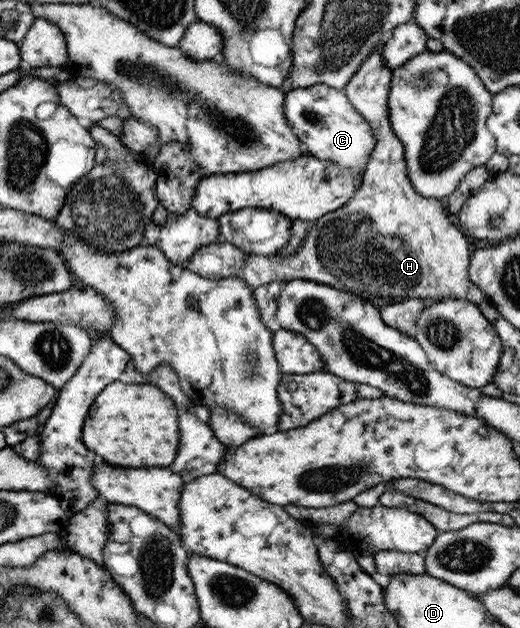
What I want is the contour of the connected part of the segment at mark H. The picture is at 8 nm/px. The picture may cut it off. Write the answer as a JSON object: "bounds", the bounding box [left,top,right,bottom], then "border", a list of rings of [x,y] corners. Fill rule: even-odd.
{"bounds":[239,46,486,310],"border":[[[377,46],[343,88],[373,134],[373,149],[362,172],[361,186],[341,208],[314,221],[292,256],[244,254],[239,276],[249,289],[270,281],[309,279],[354,294],[377,310],[411,298],[463,299],[475,305],[486,302],[485,294],[468,278],[468,238],[449,221],[442,199],[426,199],[409,181],[403,145],[387,119],[391,72]]]}

